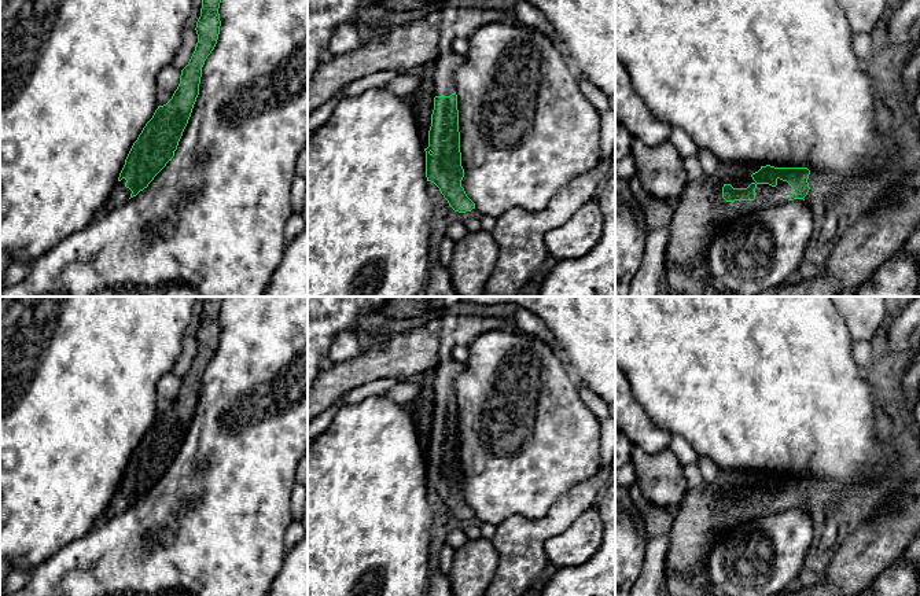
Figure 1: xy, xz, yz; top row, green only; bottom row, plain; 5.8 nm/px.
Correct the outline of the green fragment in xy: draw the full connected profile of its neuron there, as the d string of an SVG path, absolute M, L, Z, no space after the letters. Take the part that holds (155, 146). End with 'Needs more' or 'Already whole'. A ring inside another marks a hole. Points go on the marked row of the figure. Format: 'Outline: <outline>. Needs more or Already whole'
Outline: M202 0L200 16L195 27L198 43L188 65L181 70L180 84L172 99L166 104L158 106L133 143L118 181L100 214L124 206L130 198L147 188L174 157L199 95L202 67L218 40L220 3L221 0Z. Needs more

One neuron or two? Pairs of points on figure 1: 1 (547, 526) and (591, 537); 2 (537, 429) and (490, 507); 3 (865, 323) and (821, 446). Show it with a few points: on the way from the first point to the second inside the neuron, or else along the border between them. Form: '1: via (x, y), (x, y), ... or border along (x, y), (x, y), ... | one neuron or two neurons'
1: border along (589, 508), (545, 543), (548, 558) | two neurons
2: via (536, 448), (527, 466), (506, 488) | one neuron
3: border along (839, 311), (853, 341) | two neurons

